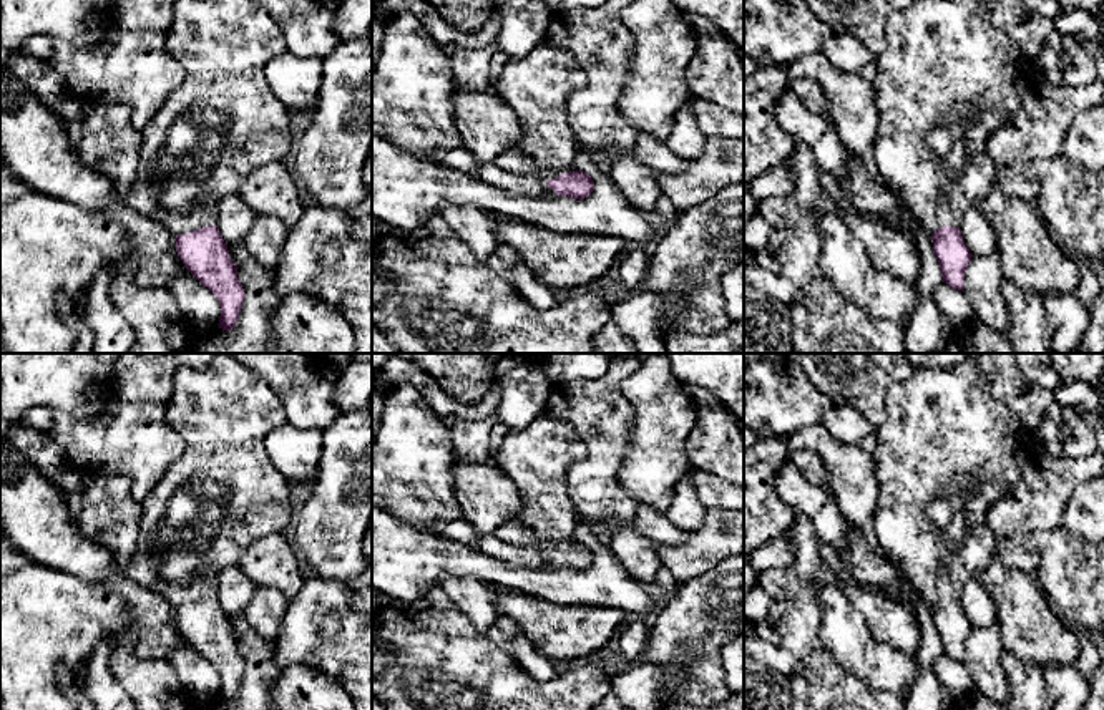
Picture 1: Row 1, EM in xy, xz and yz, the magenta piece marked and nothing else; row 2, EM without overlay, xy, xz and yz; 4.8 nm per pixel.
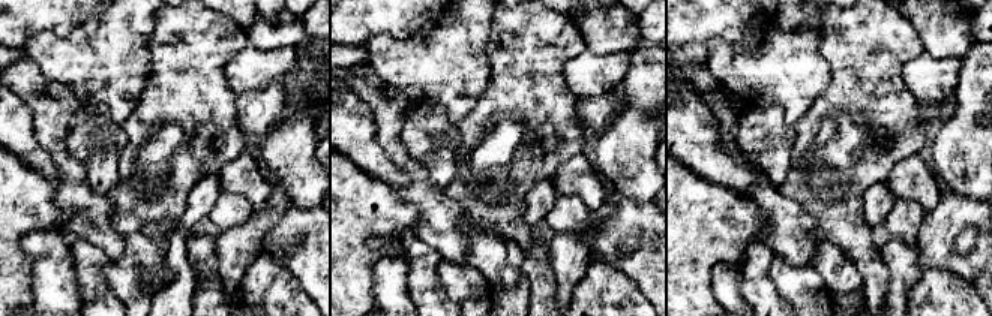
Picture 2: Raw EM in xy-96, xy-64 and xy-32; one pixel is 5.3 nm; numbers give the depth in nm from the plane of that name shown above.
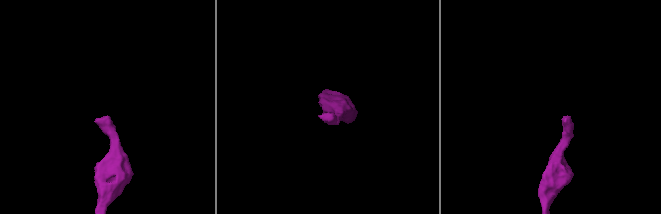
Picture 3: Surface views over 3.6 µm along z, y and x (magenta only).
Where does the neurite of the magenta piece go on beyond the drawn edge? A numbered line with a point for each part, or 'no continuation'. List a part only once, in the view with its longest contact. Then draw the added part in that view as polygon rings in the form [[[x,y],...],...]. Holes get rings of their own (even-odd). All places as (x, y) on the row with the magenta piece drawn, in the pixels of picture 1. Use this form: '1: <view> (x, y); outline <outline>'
1: xz (513, 160); outline [[[518,144],[501,153],[495,163],[505,171],[515,173],[518,176],[538,179],[550,197],[556,197],[556,192],[551,187],[548,187],[546,182],[550,179],[556,179],[563,173],[576,171],[574,166],[564,171],[541,168],[533,158],[526,156]]]

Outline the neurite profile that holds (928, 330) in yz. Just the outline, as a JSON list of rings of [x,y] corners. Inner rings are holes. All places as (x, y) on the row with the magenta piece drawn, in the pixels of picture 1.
[[[913,214],[916,222],[916,247],[921,260],[918,279],[918,304],[908,322],[905,353],[940,353],[953,335],[955,327],[938,309],[935,289],[943,282],[940,264],[933,254],[931,231]]]

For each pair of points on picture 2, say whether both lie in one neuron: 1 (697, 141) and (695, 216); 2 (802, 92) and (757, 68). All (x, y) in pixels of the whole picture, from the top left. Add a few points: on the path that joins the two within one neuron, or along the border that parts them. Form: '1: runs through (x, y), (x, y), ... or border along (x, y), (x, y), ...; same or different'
1: border along (682, 163), (698, 175), (728, 189); different
2: runs through (791, 81), (778, 68), (767, 68); same

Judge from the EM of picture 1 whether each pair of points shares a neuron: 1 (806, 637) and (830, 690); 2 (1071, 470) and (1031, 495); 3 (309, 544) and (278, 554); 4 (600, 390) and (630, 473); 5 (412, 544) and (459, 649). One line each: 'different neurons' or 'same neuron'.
1: same neuron
2: same neuron
3: different neurons
4: different neurons
5: different neurons

